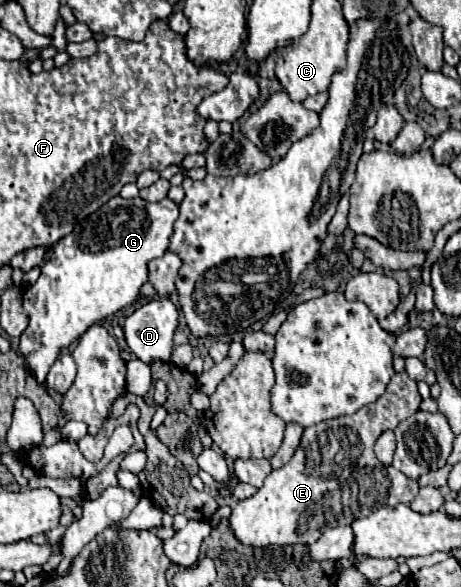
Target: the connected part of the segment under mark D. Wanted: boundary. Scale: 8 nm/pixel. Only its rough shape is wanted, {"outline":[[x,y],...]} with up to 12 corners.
{"outline":[[150,300],[124,322],[144,364],[170,362],[178,308]]}

